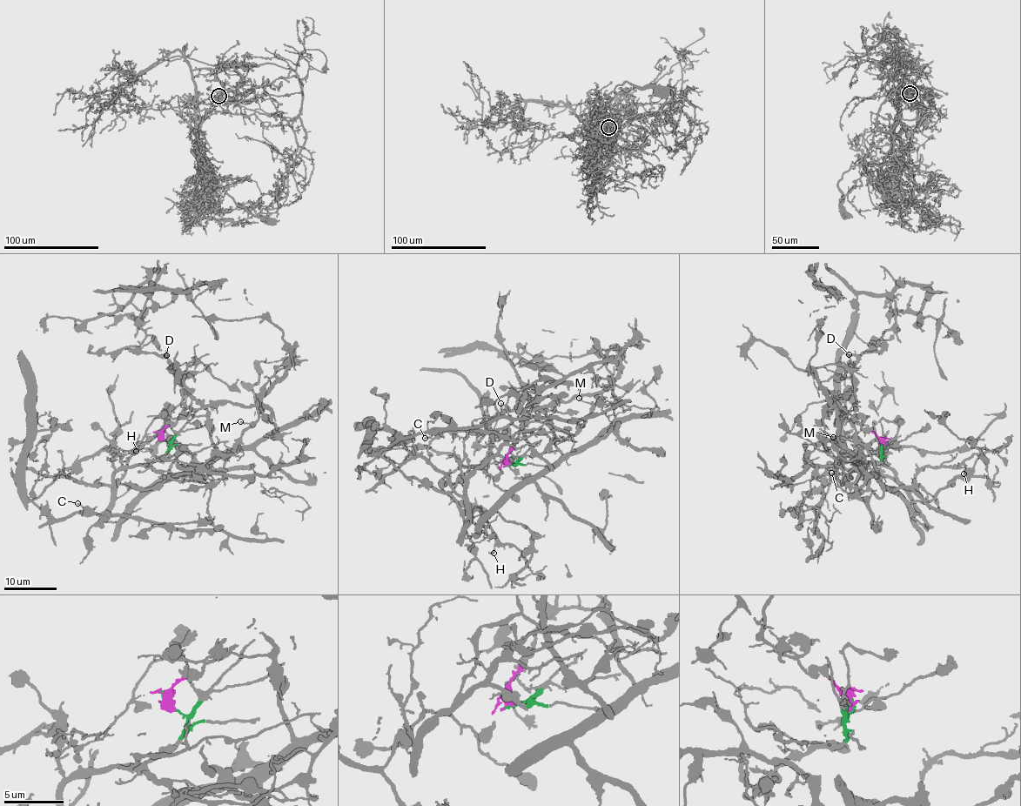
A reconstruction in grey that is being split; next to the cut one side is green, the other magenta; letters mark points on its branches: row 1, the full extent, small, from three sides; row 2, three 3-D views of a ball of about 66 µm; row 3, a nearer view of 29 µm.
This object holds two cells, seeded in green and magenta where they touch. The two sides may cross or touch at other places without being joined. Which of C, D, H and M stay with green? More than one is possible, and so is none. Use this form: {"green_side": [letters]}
{"green_side": ["C", "H"]}

